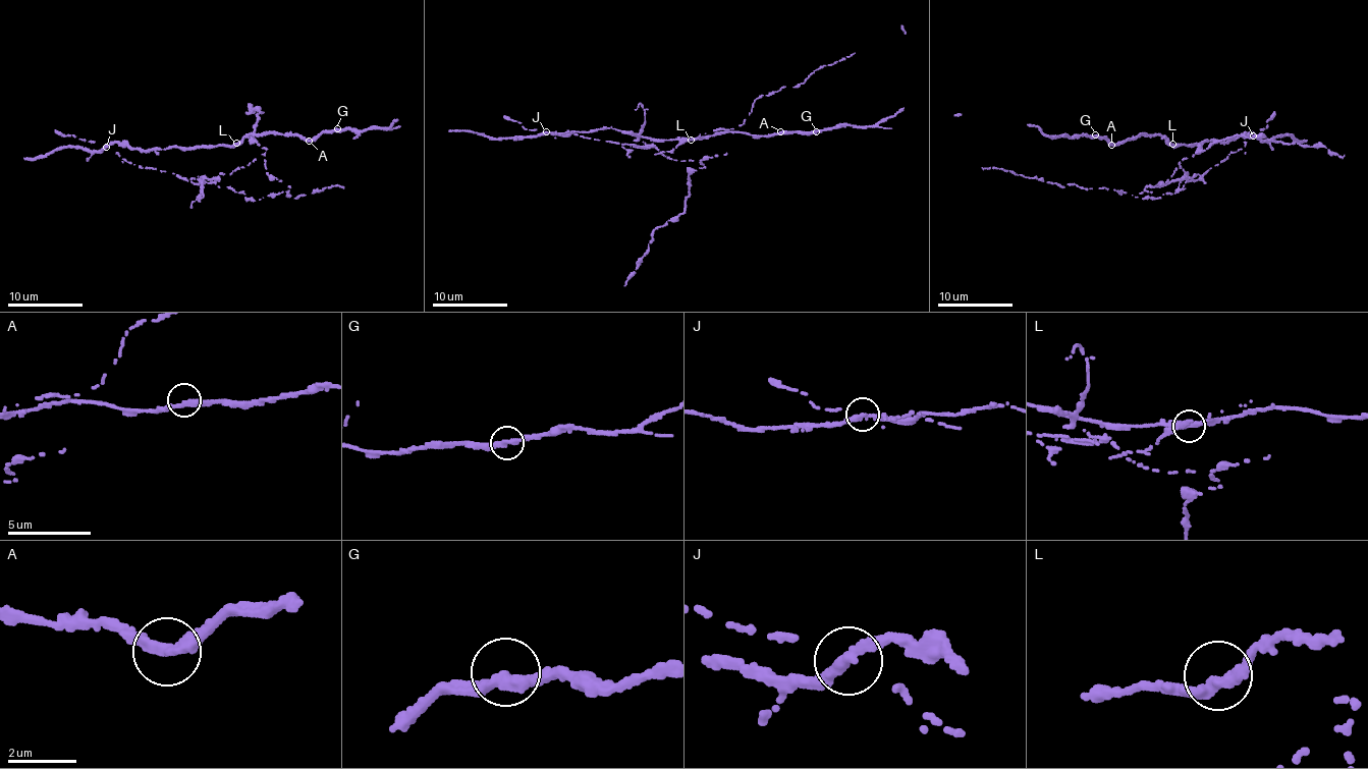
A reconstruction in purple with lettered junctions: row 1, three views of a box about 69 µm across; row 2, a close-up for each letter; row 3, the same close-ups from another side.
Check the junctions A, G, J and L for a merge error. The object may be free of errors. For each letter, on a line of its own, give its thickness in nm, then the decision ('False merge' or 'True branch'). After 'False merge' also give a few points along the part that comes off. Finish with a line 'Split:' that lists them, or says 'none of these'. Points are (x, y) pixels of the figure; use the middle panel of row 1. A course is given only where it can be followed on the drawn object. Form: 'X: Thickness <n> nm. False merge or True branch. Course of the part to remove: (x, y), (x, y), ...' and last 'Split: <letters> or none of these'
A: Thickness 320 nm. True branch
G: Thickness 320 nm. True branch
J: Thickness 320 nm. False merge. Course of the part to remove: (546, 132), (671, 151), (742, 125), (759, 97), (804, 83), (855, 52)
L: Thickness 340 nm. True branch
Split: J

